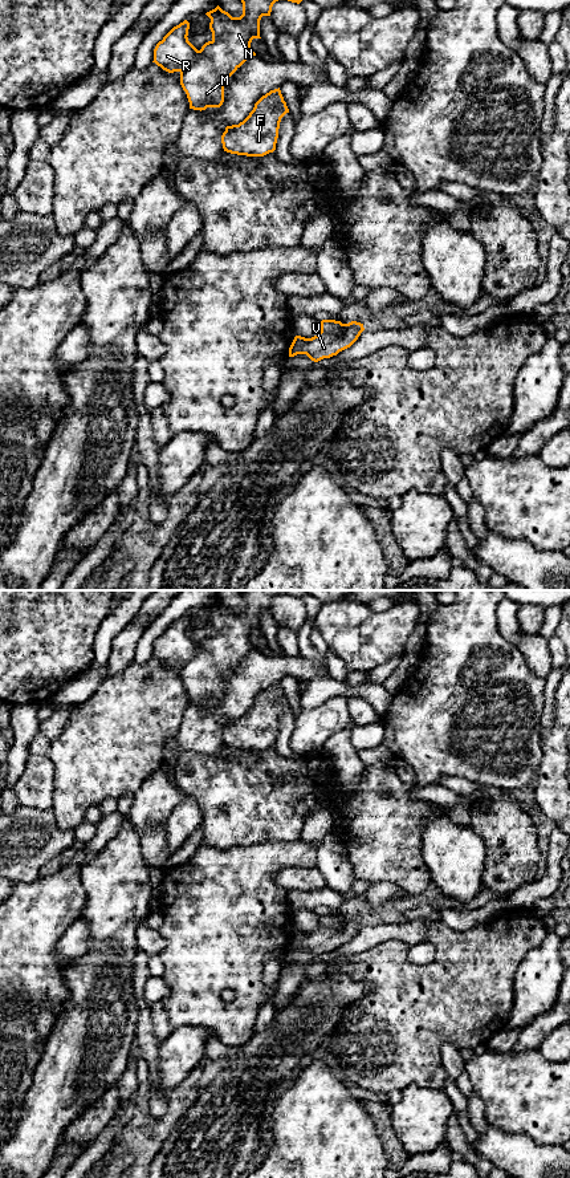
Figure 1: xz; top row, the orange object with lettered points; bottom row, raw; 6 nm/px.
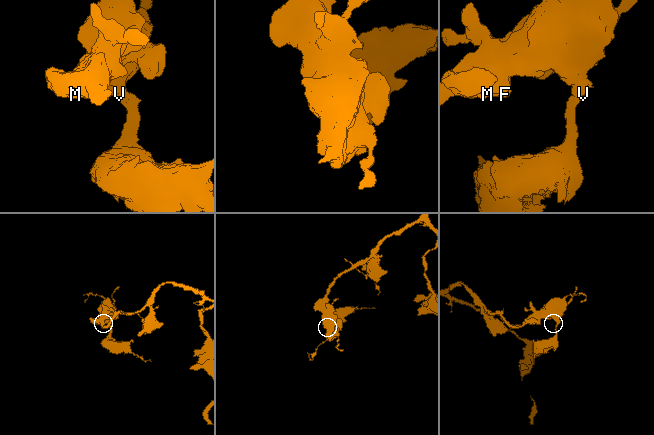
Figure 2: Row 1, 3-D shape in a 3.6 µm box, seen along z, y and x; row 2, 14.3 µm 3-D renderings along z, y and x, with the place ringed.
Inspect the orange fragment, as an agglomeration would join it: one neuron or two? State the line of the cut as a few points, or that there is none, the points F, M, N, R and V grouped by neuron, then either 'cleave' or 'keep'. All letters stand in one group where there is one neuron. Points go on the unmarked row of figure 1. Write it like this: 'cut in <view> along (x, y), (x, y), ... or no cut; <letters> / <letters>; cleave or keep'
cut in xz along (342, 918), (337, 926), (321, 926); F M N R / V; cleave

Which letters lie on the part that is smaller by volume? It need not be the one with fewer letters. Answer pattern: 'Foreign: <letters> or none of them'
Foreign: V

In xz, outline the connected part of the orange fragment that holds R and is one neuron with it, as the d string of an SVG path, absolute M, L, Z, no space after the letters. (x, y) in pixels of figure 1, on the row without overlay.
M241 590L243 609L232 612L219 600L207 606L211 613L209 623L212 634L198 645L188 635L190 617L184 614L174 621L154 643L154 655L168 667L180 667L180 679L187 688L190 703L205 704L207 702L220 702L224 696L224 677L256 647L251 642L253 633L260 631L260 614L270 610L272 601L278 594L288 594L300 598L304 590Z

